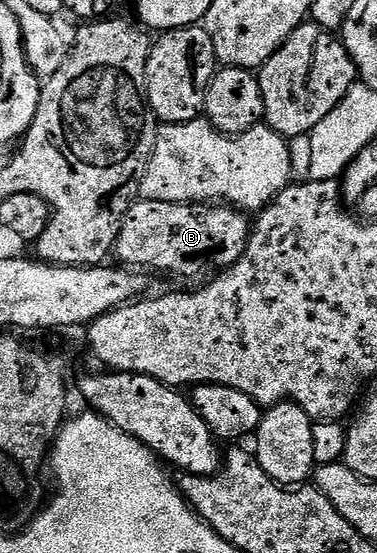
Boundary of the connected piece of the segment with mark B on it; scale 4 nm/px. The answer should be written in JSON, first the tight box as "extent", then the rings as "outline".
{"extent":[115,198,251,275],"outline":[[[138,198],[125,215],[115,255],[130,269],[162,271],[165,275],[197,275],[200,271],[228,269],[245,252],[251,219],[232,205],[168,203]]]}

